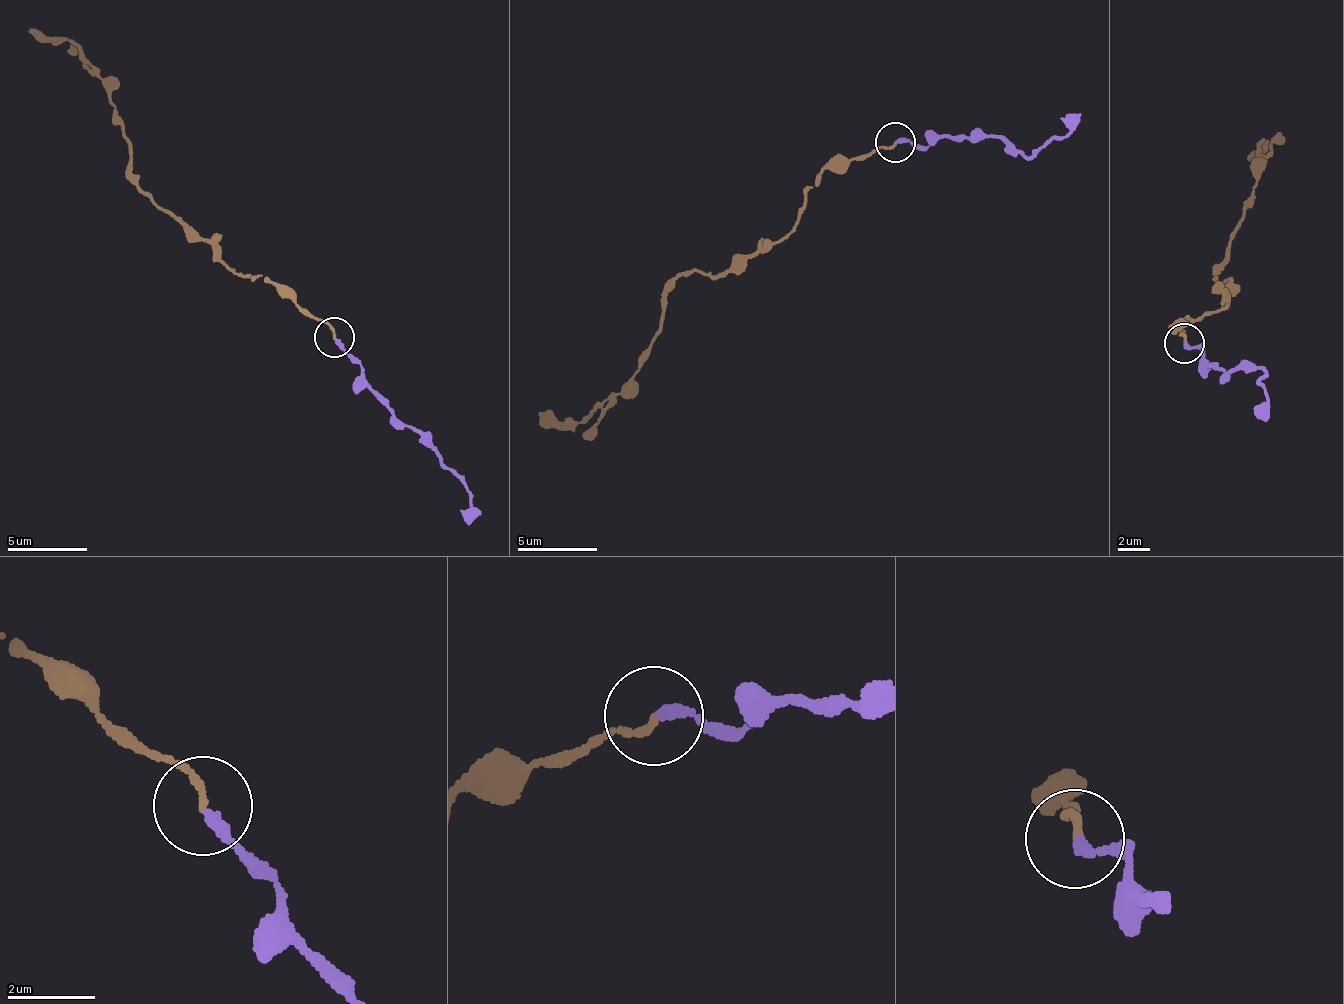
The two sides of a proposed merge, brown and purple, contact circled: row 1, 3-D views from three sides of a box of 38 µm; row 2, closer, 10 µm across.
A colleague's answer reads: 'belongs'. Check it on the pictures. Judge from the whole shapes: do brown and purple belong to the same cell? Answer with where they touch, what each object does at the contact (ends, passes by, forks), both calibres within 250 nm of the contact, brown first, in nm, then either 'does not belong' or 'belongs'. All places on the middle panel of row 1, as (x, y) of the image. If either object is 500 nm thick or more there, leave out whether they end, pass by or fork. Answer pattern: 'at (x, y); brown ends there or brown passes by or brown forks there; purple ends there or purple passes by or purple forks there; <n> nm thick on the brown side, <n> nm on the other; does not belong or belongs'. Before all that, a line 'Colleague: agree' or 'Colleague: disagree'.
Colleague: agree
at (895, 142); brown ends there; purple ends there; 160 nm thick on the brown side, 240 nm on the other; belongs

